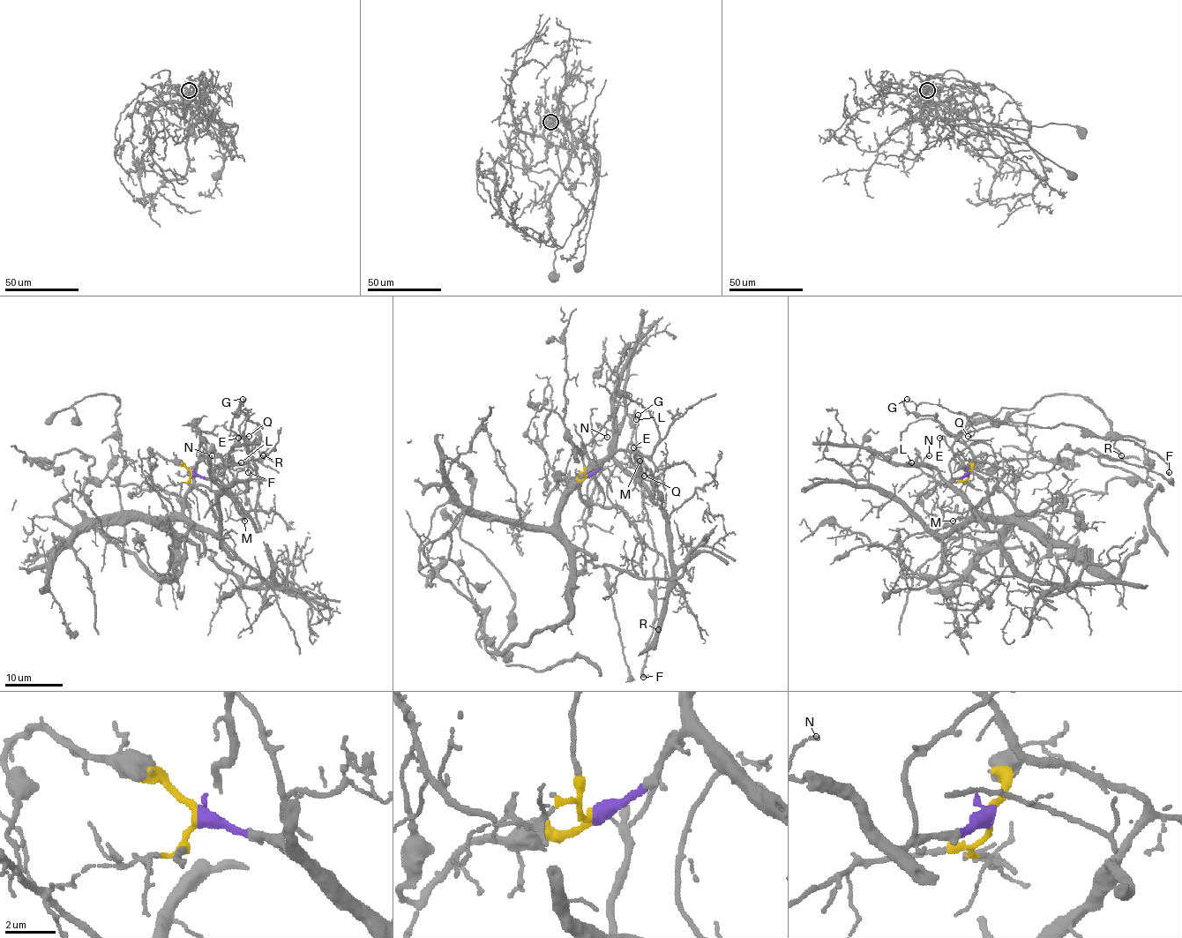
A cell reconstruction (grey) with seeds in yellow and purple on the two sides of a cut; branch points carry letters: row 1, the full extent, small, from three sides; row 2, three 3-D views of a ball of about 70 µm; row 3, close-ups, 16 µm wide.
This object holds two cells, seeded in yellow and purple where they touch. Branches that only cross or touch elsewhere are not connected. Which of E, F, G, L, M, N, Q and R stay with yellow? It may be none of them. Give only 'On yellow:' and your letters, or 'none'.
On yellow: none

